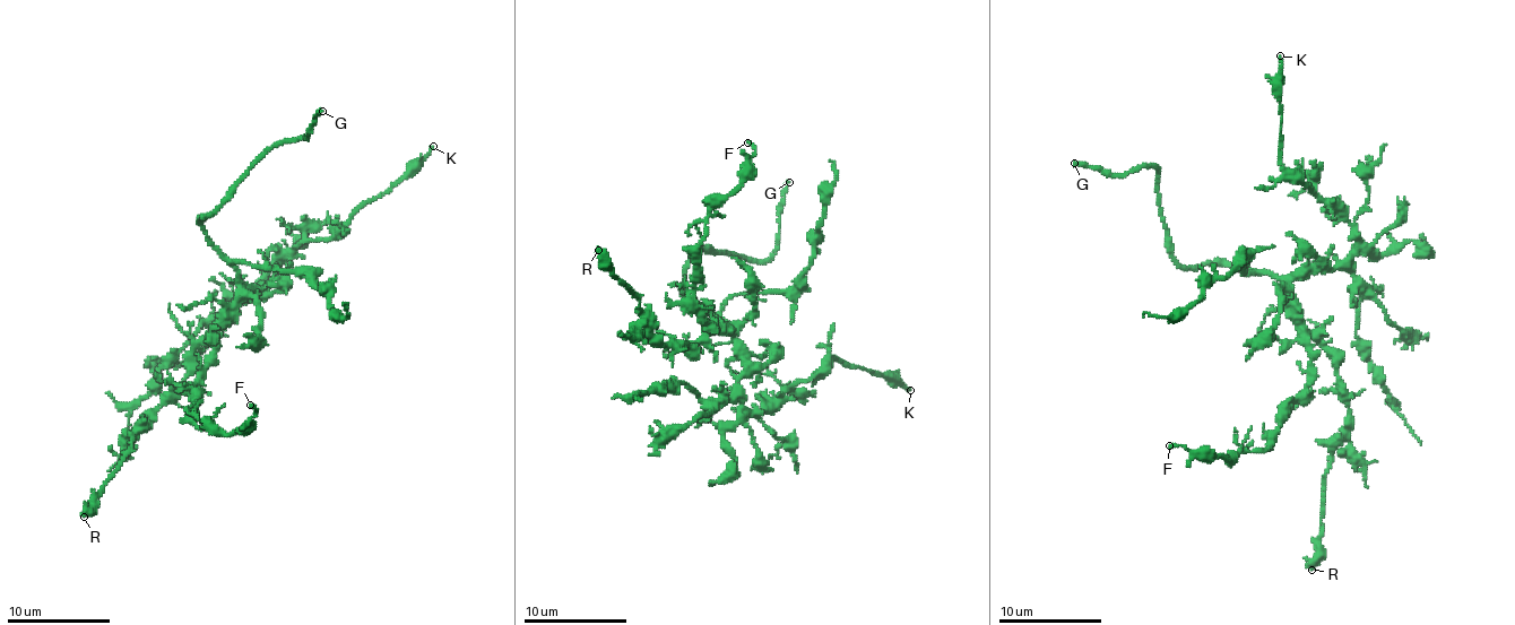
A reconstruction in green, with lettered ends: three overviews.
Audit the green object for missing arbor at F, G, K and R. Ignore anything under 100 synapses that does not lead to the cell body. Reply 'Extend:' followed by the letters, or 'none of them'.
Extend: G

